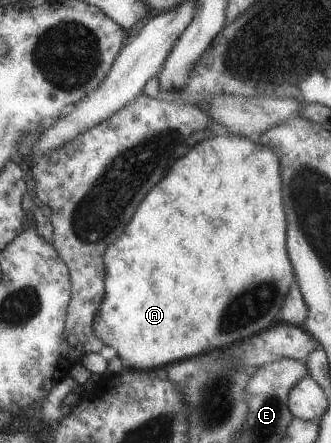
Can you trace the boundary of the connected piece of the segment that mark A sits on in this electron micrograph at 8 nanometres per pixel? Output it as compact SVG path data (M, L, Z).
M212 130L212 138L206 138L194 144L182 158L174 162L174 166L166 172L166 176L142 198L130 222L126 224L122 236L114 240L103 253L103 296L96 315L92 320L92 334L104 345L116 350L117 357L126 367L135 370L157 370L165 368L172 362L198 358L201 355L214 352L214 348L230 346L238 340L264 330L266 326L276 323L276 312L282 306L290 286L295 283L294 272L286 254L286 222L282 212L282 180L280 180L280 158L276 152L248 137L230 134L227 131Z

